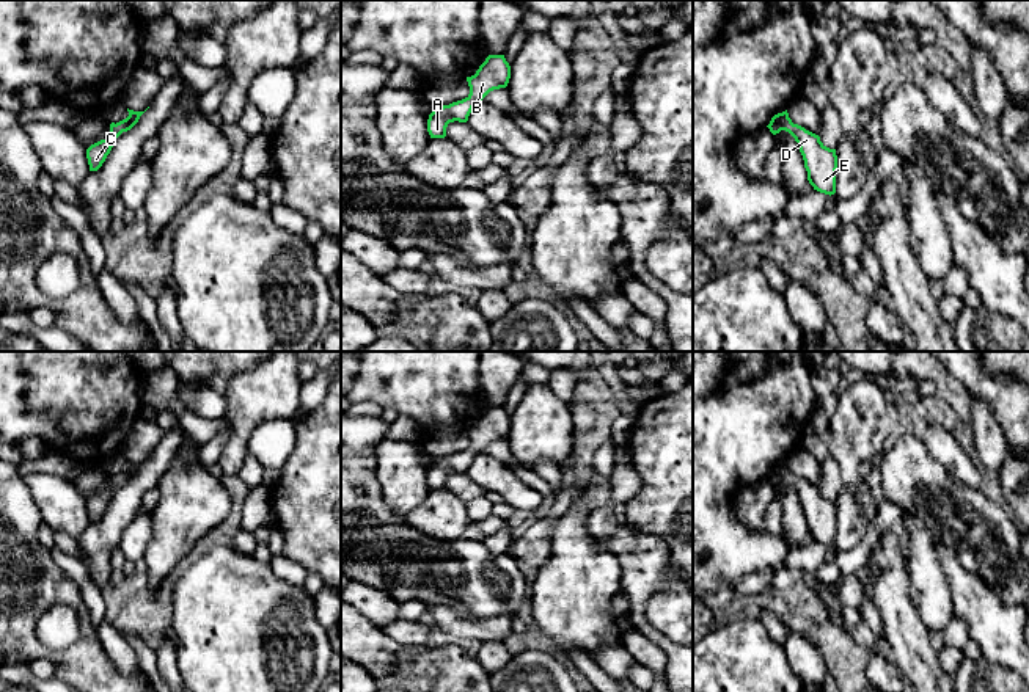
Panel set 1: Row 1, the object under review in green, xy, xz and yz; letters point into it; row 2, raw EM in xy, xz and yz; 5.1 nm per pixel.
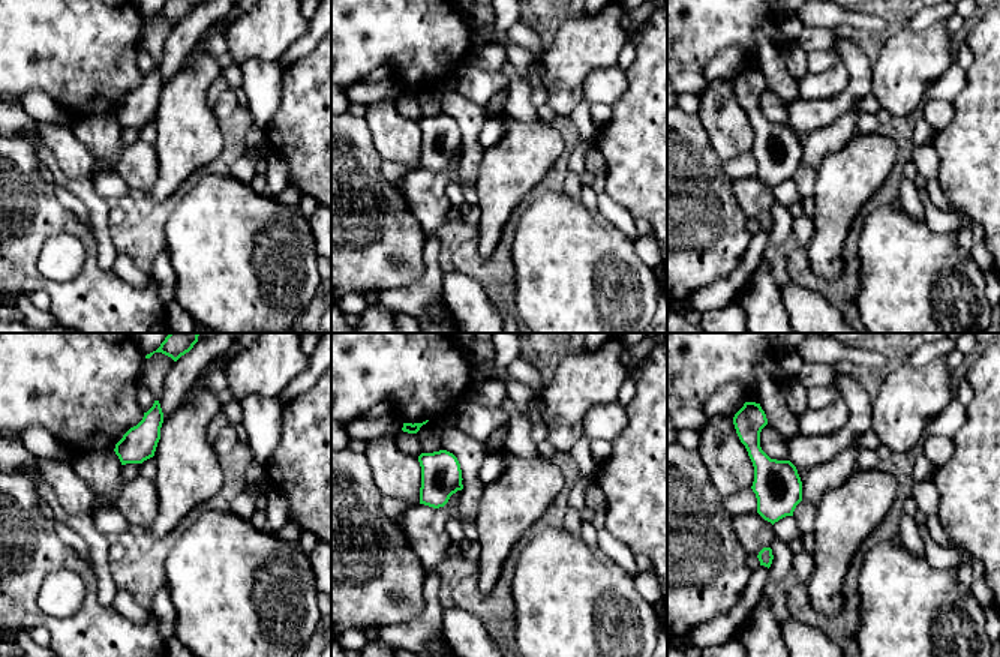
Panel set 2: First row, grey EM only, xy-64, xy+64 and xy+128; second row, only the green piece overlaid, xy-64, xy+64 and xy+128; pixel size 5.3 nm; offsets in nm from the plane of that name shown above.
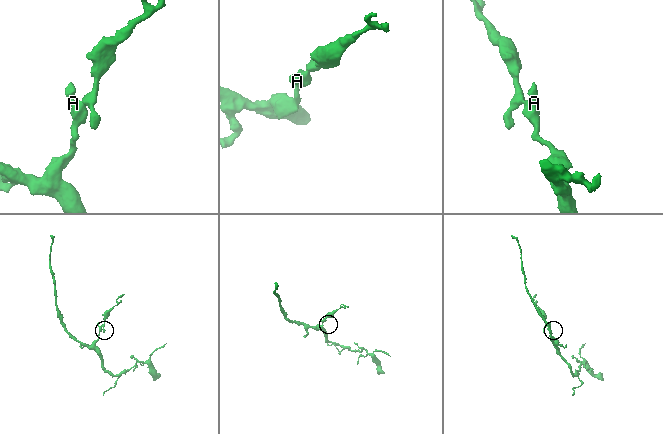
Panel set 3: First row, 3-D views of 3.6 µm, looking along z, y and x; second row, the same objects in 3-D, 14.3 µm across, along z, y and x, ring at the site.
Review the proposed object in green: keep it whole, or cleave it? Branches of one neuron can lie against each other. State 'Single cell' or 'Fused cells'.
Single cell

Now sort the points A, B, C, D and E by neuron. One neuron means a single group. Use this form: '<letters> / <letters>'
A B C D E

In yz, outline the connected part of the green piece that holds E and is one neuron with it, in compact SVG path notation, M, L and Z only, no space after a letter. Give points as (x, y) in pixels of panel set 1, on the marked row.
M787 110L774 115L767 127L773 135L785 130L795 138L804 160L807 180L814 190L829 196L836 193L836 149L826 148L818 135L793 124Z

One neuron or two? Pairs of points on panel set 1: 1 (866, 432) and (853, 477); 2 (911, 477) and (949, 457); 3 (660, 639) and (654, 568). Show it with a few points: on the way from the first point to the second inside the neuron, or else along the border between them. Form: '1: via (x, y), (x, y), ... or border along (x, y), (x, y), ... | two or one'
1: via (855, 443), (852, 446), (852, 466) | one
2: border along (918, 432), (926, 449), (960, 482), (968, 485) | two
3: via (643, 623), (638, 619), (640, 586) | one

